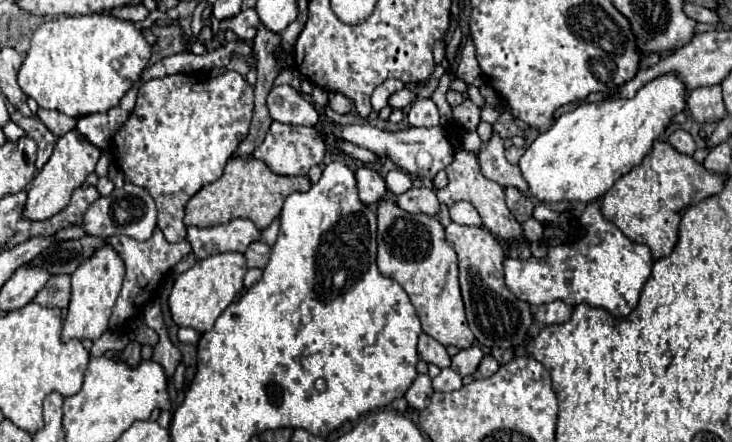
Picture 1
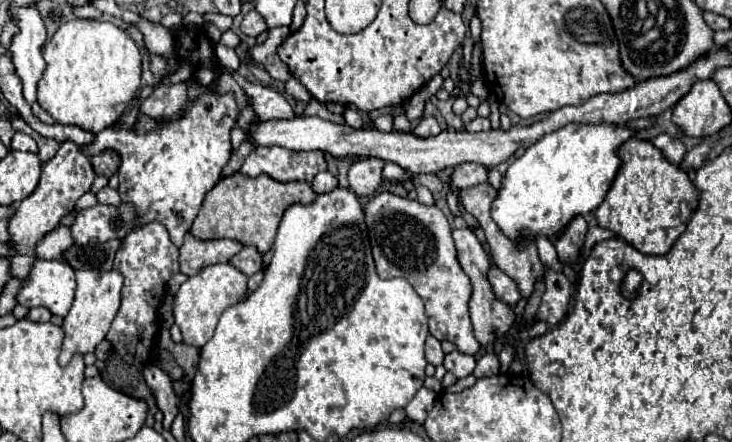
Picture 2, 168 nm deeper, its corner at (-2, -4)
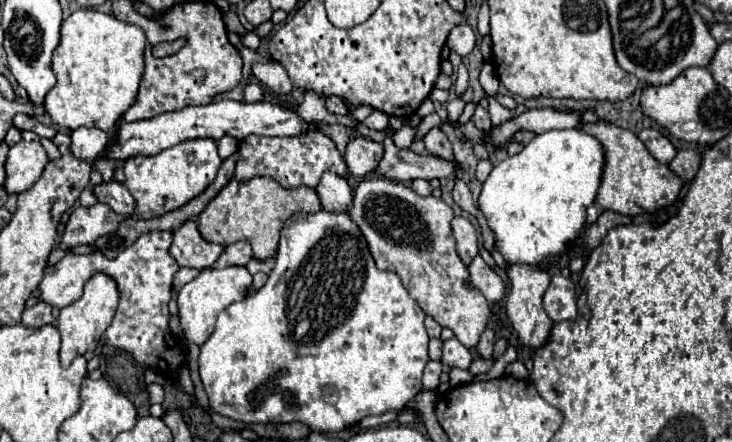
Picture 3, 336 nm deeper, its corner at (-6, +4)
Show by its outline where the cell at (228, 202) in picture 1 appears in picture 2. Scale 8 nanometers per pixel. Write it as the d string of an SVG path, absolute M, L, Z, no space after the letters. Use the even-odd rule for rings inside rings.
M242 172L224 176L206 196L200 206L196 220L192 222L190 234L200 240L212 238L234 238L242 244L256 246L262 254L270 250L276 238L276 228L284 210L290 204L310 204L316 192L308 182L278 182L268 174L250 178Z

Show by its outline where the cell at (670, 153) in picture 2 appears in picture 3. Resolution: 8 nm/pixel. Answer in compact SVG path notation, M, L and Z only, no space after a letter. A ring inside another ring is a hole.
M648 128L648 130L642 130L638 134L638 138L646 144L648 152L662 164L668 164L674 156L676 156L676 148L670 144L670 140L666 136L662 136L658 130L654 128Z

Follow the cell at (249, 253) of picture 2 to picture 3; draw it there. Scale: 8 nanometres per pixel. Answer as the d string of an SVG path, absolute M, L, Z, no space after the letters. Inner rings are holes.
M234 242L224 248L212 268L226 268L226 266L246 266L252 260L252 248L248 242Z

